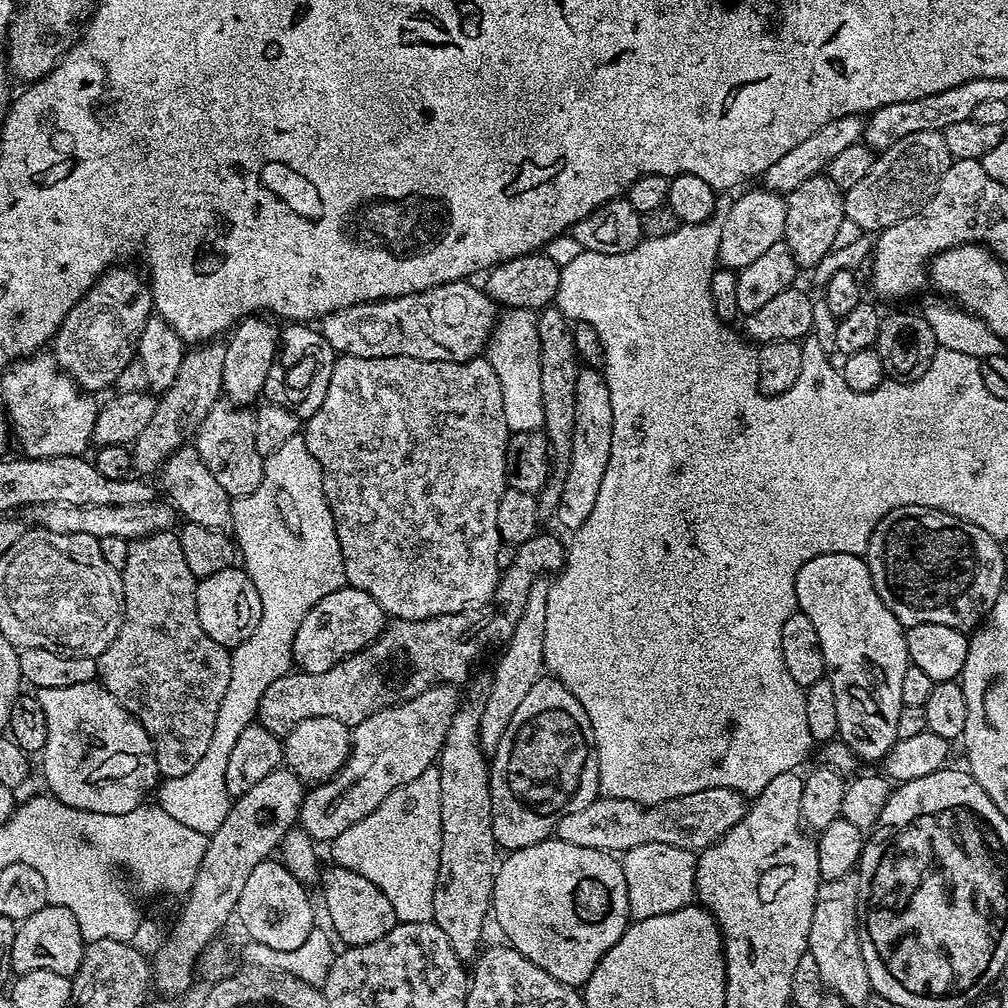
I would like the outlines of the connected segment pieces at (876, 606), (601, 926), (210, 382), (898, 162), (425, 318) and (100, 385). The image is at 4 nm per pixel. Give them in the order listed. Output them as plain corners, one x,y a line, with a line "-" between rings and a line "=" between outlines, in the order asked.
818,554
818,558
810,558
810,562
806,562
806,566
802,566
802,570
798,570
796,607
806,614
806,618
810,618
810,622
814,622
814,630
818,630
818,642
822,642
822,658
826,669
826,678
834,686
834,703
838,705
839,743
846,745
856,755
857,761
883,761
885,754
892,749
892,745
897,741
896,713
904,709
902,674
906,674
910,661
906,650
906,638
904,637
906,630
900,625
898,618
894,618
894,614
890,614
886,602
882,602
882,598
878,598
878,590
874,590
874,582
870,578
867,559
864,556
855,556
854,554
=
549,838
538,842
534,846
520,848
516,852
508,852
507,855
499,861
495,871
495,880
493,882
493,892
491,900
491,911
496,914
496,920
500,923
500,928
504,931
503,939
510,942
511,947
517,948
530,962
542,966
546,974
550,974
560,984
570,984
573,986
582,986
594,974
598,962
605,956
610,949
622,938
622,934
628,929
630,917
628,915
628,887
626,886
626,874
624,865
613,853
594,850
590,846
570,846
570,842
562,842
555,838
=
206,342
185,351
174,382
159,395
150,422
131,445
130,466
137,475
150,476
150,473
153,475
169,454
176,452
191,439
201,420
215,407
217,396
219,398
221,395
224,361
225,348
220,342
=
923,132
922,134
910,134
910,138
902,138
902,142
894,142
890,150
879,153
873,159
870,174
859,180
856,185
850,186
850,190
844,193
844,219
849,225
860,228
864,234
879,234
885,228
894,226
914,214
918,214
934,198
938,186
942,182
942,174
952,164
953,158
950,150
946,150
946,142
942,132
=
455,280
442,286
422,290
418,294
408,294
389,300
371,300
365,304
355,304
319,321
318,330
326,338
333,353
354,358
418,358
430,362
466,362
475,360
487,349
488,339
496,328
498,306
483,289
468,280
=
113,266
101,274
95,284
85,292
84,297
66,314
50,344
56,367
70,377
77,388
89,394
97,394
96,392
102,391
104,387
112,386
118,374
134,360
137,336
153,311
152,298
146,291
141,273
139,276
138,273
127,272
124,268
127,267

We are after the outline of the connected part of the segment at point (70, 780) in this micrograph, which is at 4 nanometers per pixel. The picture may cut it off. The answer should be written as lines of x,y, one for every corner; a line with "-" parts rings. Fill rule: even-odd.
99,682
79,684
78,686
58,686
58,690
41,688
35,693
35,697
40,704
40,709
46,722
46,742
44,743
42,759
44,759
44,780
48,783
47,791
55,796
56,799
61,800
66,806
77,808
78,810
90,810
94,814
126,814
130,810
141,807
145,803
144,795
152,787
152,791
157,787
158,773
156,770
156,755
152,749
152,743
146,734
146,730
140,723

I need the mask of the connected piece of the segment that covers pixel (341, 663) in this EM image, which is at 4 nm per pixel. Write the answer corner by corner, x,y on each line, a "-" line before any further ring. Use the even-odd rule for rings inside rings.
543,534
532,536
527,542
517,547
514,562
501,575
500,582
496,585
496,592
487,605
488,613
485,616
480,616
477,620
468,620
470,618
468,612
456,612
445,616
435,616
429,620
393,619
372,643
367,644
362,651
355,652
353,656
339,660
334,666
330,666
330,670
322,674
292,670
288,675
278,678
278,682
270,682
266,694
262,694
258,723
279,737
283,737
292,725
306,718
322,718
323,716
338,718
338,722
354,726
378,710
391,708
394,704
401,704
404,700
422,694
434,684
457,682
456,680
462,679
471,670
476,655
487,644
502,646
510,638
510,634
514,634
514,626
518,626
518,618
522,618
526,596
530,594
533,582
548,574
544,572
559,573
564,567
565,555
566,544
563,544
558,537
543,536

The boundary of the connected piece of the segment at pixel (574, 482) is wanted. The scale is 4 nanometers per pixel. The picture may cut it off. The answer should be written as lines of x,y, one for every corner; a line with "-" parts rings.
580,370
576,373
576,405
574,406
574,434
572,435
571,466
562,486
562,498
558,502
554,519
564,528
575,530
590,518
598,489
606,475
606,462
610,462
610,438
614,434
614,413
610,407
610,392
604,385
603,375
596,370

